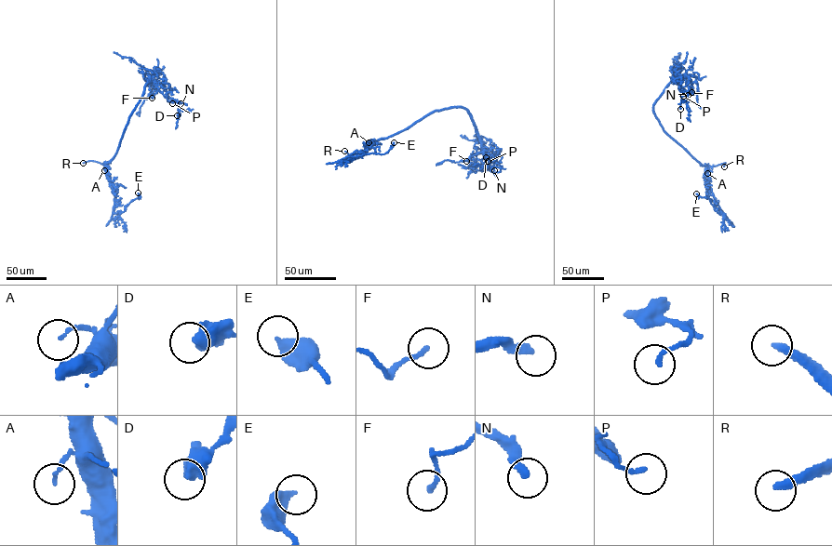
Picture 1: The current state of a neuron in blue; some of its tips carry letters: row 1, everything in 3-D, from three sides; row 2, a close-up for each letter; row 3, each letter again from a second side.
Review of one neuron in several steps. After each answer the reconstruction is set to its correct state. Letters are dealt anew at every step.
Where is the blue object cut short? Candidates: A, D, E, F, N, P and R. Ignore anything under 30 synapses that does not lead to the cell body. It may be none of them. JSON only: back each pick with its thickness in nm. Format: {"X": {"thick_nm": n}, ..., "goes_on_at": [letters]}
{"N": {"thick_nm": 300}, "R": {"thick_nm": 320}, "goes_on_at": ["N", "R"]}

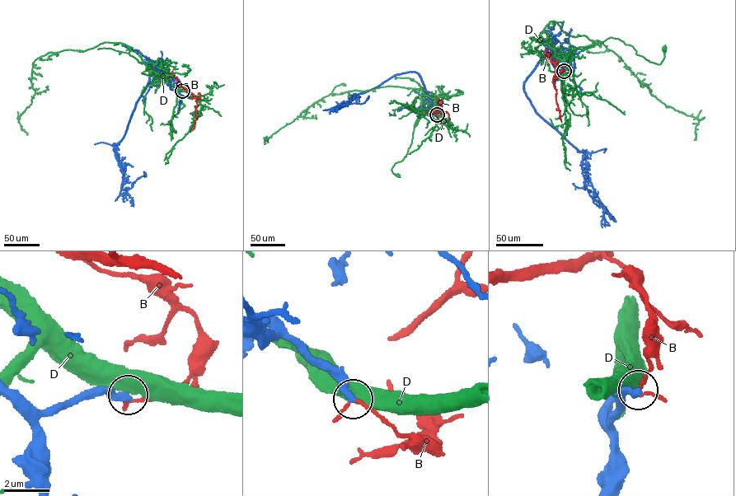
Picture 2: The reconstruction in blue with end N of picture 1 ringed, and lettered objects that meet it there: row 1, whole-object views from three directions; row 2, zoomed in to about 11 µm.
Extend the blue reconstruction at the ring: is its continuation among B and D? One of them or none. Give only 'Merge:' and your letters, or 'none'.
Merge: none

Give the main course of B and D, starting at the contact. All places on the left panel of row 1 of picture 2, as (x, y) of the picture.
B: (182, 91), (185, 89), (180, 86), (192, 94), (197, 101), (196, 117), (192, 130)
D: (182, 91), (157, 72), (151, 70), (151, 67), (159, 81), (155, 93), (158, 81)

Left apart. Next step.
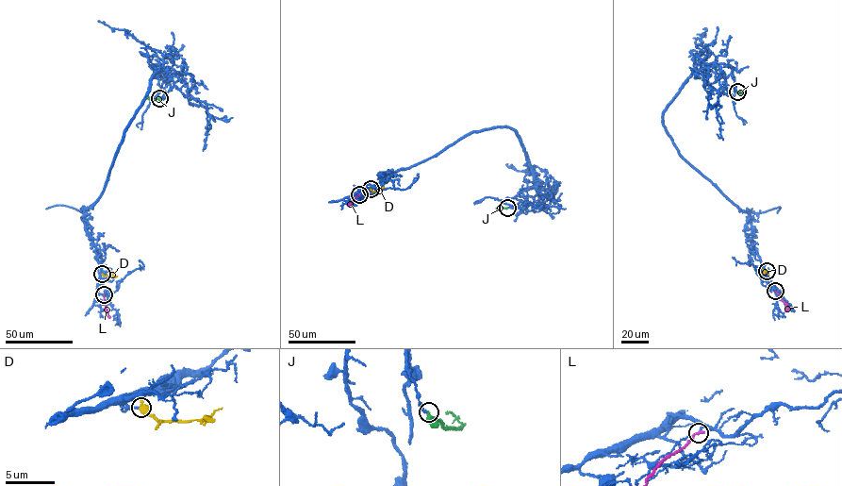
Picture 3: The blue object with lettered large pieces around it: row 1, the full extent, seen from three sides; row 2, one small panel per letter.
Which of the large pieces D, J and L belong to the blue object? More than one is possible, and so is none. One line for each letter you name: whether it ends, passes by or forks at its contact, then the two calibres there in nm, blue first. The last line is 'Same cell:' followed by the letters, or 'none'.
Same cell: none

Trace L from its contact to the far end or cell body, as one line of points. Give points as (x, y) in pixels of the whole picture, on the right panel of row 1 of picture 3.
L: (775, 291), (788, 310), (784, 310)

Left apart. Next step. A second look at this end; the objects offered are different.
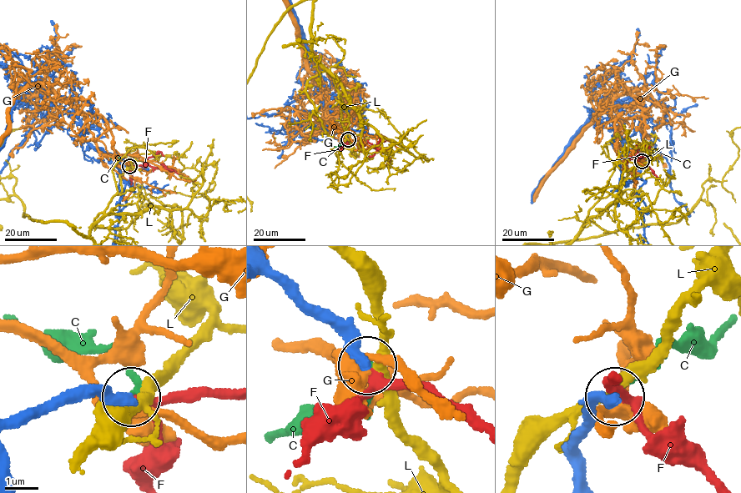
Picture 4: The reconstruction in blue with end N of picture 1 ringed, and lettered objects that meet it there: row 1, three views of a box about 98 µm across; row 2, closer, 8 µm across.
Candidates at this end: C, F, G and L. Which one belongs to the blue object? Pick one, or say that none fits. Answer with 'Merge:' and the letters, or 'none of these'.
Merge: F

